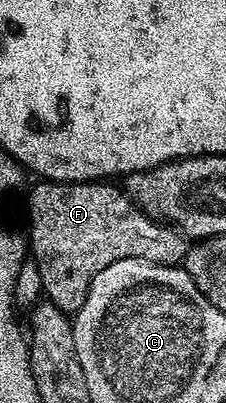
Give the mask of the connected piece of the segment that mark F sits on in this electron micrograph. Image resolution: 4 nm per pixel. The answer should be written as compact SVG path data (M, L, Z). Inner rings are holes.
M38 181L26 199L27 205L30 206L29 254L32 259L34 255L34 263L38 266L38 279L46 290L45 298L67 313L77 313L84 305L92 281L96 273L100 273L100 269L108 269L108 265L121 259L145 259L150 265L181 264L188 250L187 240L165 222L145 213L133 215L130 211L122 211L122 207L131 206L132 200L129 194L121 190L118 192L116 188L110 186L114 185L106 181L93 183Z

